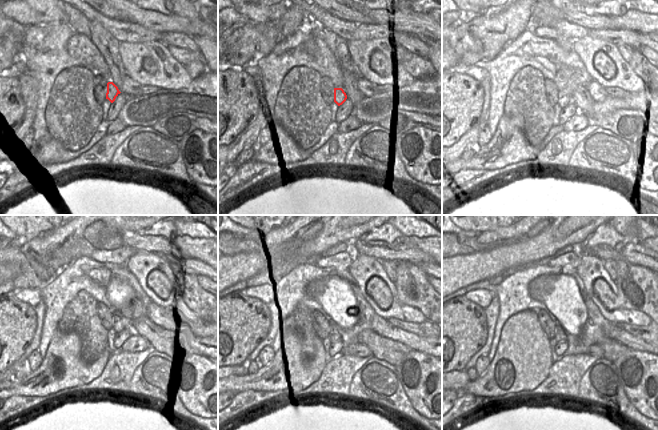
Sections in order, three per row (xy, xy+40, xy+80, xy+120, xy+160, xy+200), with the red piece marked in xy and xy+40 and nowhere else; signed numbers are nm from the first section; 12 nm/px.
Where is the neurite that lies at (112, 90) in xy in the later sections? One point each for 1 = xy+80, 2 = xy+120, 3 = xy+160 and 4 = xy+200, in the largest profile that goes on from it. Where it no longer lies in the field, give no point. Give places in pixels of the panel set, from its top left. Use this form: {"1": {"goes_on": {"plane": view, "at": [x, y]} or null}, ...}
{"1": {"goes_on": {"plane": "xy+80", "at": [564, 98]}}, "2": {"goes_on": {"plane": "xy+120", "at": [121, 323]}}, "3": {"goes_on": {"plane": "xy+160", "at": [335, 335]}}, "4": {"goes_on": {"plane": "xy+200", "at": [560, 335]}}}

